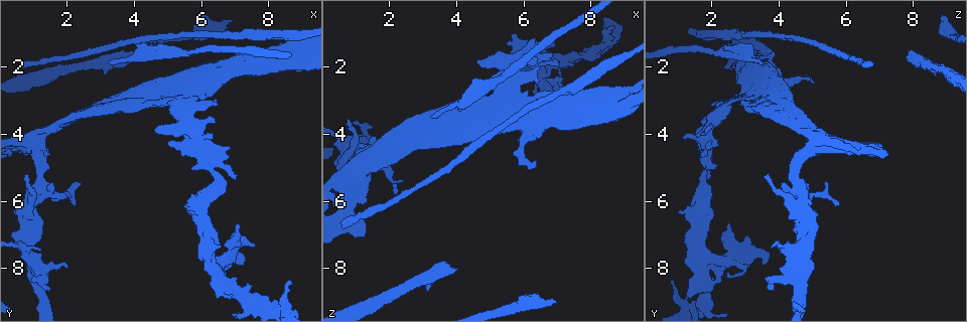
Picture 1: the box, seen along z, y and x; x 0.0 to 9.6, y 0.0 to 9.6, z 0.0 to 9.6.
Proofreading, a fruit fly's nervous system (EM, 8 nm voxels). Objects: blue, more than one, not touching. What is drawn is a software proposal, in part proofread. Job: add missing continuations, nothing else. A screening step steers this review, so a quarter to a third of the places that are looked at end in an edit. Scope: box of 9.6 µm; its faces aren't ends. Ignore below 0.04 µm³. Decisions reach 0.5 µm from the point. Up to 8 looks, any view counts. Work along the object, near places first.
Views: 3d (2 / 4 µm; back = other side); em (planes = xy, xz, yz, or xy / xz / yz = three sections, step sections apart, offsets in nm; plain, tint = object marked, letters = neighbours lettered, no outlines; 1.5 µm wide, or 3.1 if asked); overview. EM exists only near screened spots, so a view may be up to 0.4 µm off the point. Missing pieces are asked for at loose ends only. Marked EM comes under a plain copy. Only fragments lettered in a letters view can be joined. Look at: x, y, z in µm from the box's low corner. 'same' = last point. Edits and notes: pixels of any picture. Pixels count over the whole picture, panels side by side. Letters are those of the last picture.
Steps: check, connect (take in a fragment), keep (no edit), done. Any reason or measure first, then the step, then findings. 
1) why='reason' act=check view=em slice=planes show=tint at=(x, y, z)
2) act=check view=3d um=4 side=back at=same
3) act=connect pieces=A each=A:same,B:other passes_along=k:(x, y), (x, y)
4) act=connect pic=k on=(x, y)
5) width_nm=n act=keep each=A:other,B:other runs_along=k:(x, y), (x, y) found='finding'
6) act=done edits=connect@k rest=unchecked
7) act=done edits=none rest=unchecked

why='free end' act=check view=em slice=planes show=letters at=(3.85, 1.55, 8.00)

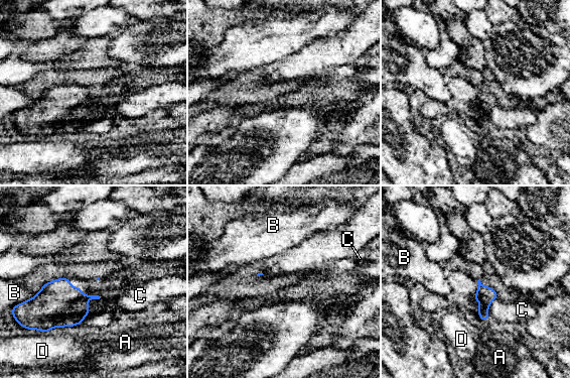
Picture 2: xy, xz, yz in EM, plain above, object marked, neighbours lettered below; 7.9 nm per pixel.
act=keep each=A:other,B:other,C:other,D:other found='no lettered fragment goes on from it'

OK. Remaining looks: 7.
why='long arm stops here' act=check view=em slice=xy step=4 show=letters at=(0.60, 1.85, 6.80)

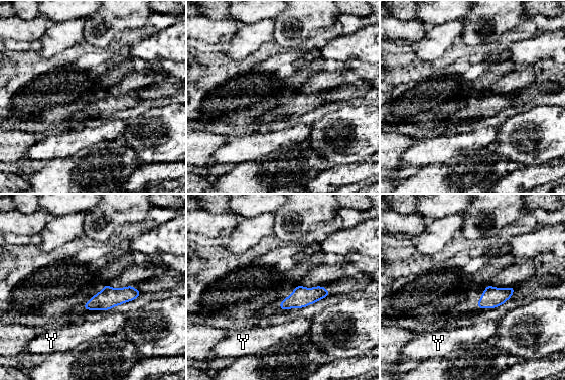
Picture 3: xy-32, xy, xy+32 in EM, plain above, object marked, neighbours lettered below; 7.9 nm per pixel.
act=check view=em slice=planes show=letters at=same

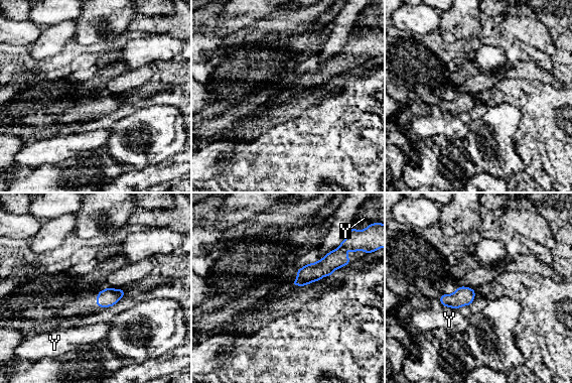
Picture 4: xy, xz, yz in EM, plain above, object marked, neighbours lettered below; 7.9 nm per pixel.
act=keep each=Y:other found='no lettered fragment goes on from it'

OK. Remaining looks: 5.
why='tapers out' act=check view=em slice=yz step=8 show=tint at=(7.00, 0.65, 8.95)

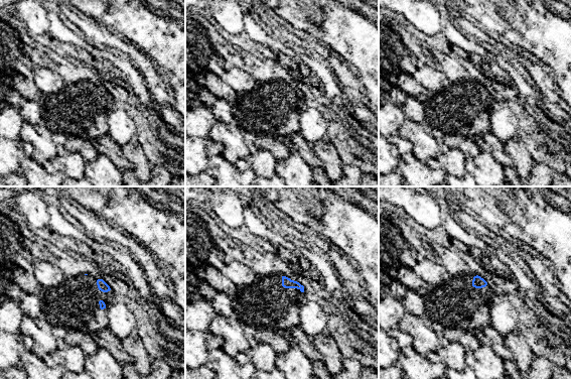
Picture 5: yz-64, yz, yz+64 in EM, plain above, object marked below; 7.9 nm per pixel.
act=check view=em slice=xy step=8 show=tint at=same

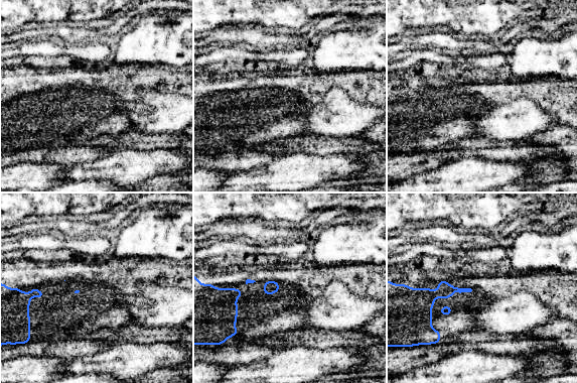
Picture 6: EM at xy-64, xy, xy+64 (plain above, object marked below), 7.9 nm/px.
why='see the neighbours' act=check view=em slice=xy step=8 show=letters at=same

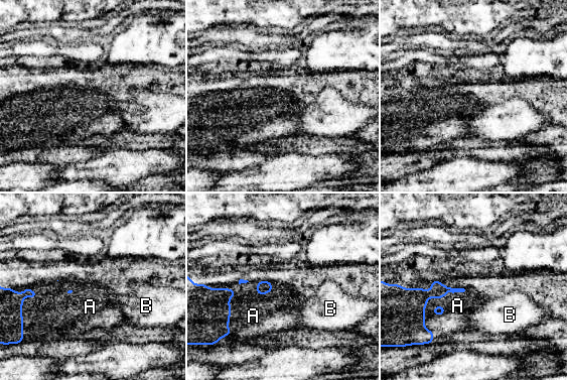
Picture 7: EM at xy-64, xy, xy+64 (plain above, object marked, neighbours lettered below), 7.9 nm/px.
act=connect pieces=A each=A:same,B:other passes_along=7:(398, 314), (426, 301), (456, 305) found='the cell continues'

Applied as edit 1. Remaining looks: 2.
act=done edits=connect@7 rest=unchecked

